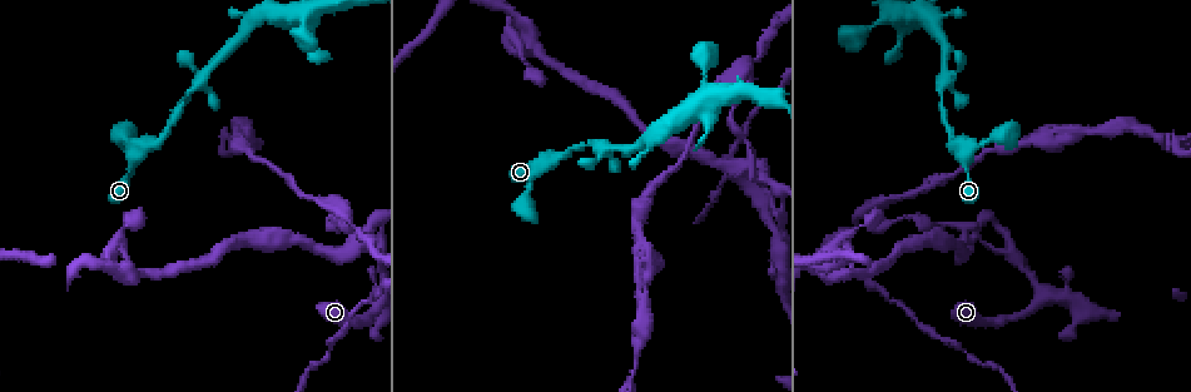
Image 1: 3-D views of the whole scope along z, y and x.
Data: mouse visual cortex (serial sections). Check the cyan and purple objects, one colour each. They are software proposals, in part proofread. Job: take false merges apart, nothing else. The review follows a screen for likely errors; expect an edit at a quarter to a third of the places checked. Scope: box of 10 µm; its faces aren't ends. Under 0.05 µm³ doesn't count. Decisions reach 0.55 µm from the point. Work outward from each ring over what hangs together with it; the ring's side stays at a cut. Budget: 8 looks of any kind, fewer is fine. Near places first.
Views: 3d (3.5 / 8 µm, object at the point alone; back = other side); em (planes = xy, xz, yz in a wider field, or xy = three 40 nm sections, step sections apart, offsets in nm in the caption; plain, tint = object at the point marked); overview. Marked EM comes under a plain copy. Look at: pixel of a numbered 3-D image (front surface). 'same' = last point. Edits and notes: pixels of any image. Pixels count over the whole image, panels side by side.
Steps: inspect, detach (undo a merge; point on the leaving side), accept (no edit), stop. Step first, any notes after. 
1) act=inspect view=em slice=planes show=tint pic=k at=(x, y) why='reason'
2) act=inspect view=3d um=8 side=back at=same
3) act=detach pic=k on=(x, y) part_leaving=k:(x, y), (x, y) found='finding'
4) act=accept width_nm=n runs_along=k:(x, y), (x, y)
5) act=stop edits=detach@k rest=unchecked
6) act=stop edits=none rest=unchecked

act=inspect view=3d um=3.5 pic=1 at=(947, 80) why='abrupt turn'

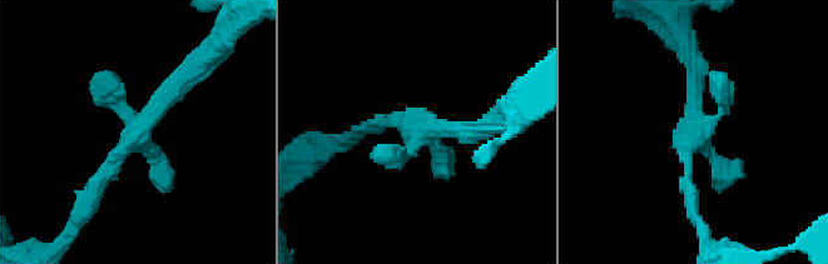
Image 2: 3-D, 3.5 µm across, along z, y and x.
act=inspect view=em slice=xy step=5 show=tint pic=2 at=(141, 133) why='need the tissue'

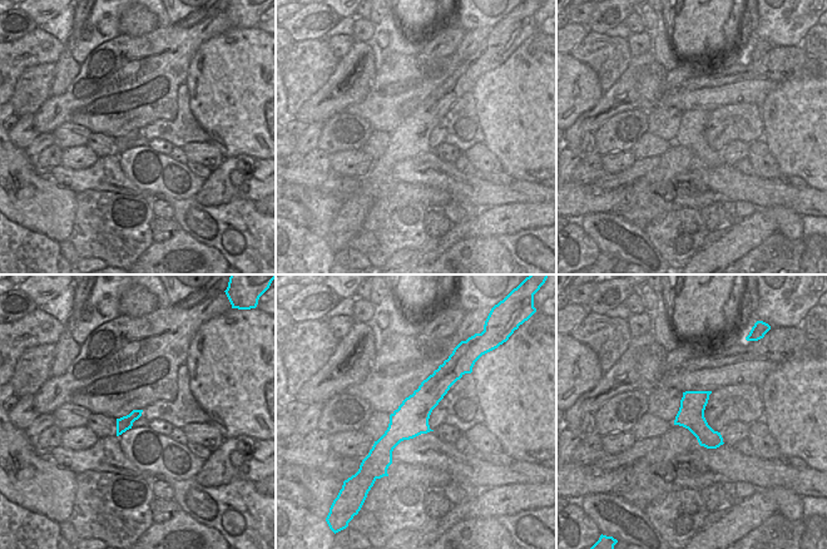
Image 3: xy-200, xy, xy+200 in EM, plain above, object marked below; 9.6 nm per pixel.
act=inspect view=em slice=xy step=2 show=tint at=same

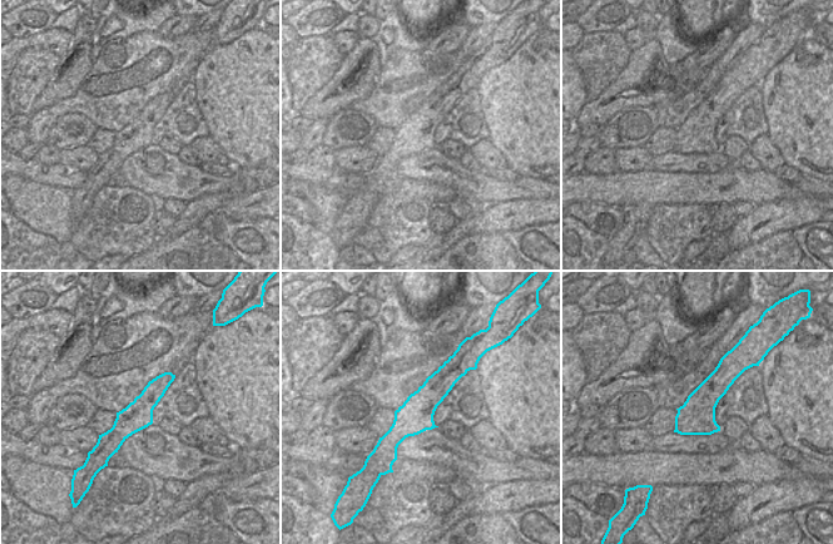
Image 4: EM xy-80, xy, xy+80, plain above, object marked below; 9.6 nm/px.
act=accept found='one cell here'

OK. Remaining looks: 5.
act=inspect view=3d um=8 pic=1 at=(712, 109) why='abrupt turn'

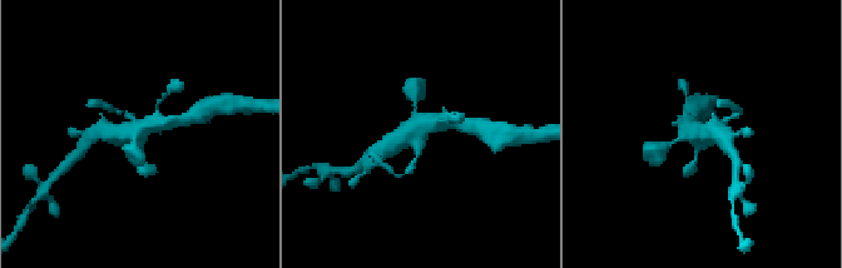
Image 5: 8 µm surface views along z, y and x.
act=inspect view=3d um=3.5 at=same

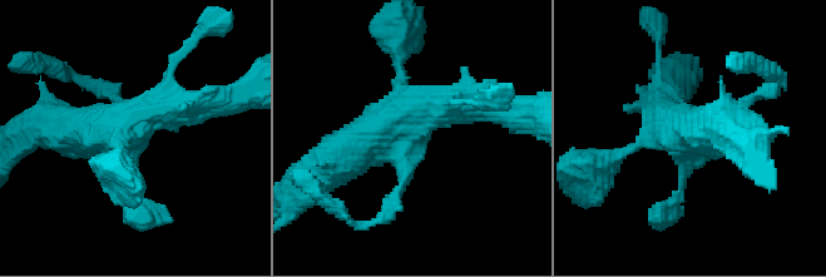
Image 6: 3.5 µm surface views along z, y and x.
act=inspect view=em slice=xy step=3 show=tint pic=6 at=(407, 134)

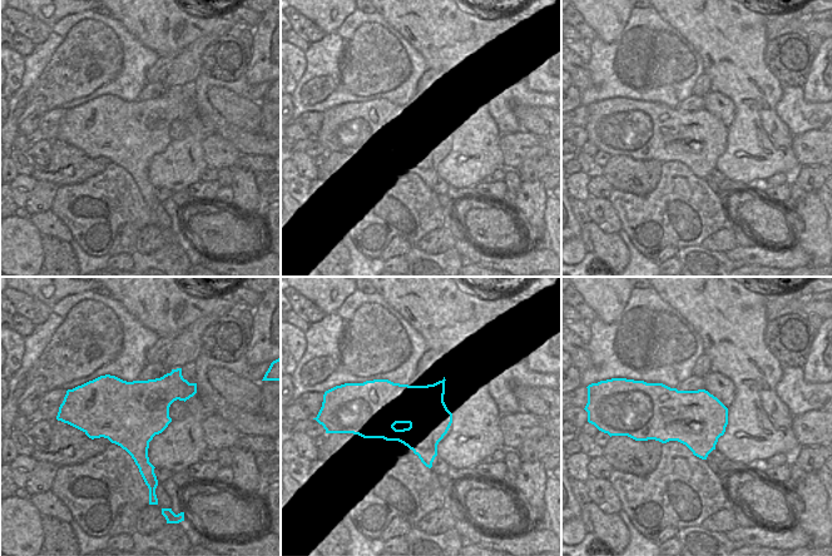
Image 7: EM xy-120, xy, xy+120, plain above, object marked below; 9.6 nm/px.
act=accept runs_along=6:(70, 128), (120, 128), (132, 217) found='one cell here'

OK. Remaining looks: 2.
act=inspect view=3d um=8 pic=1 at=(759, 167) why='thin neck'

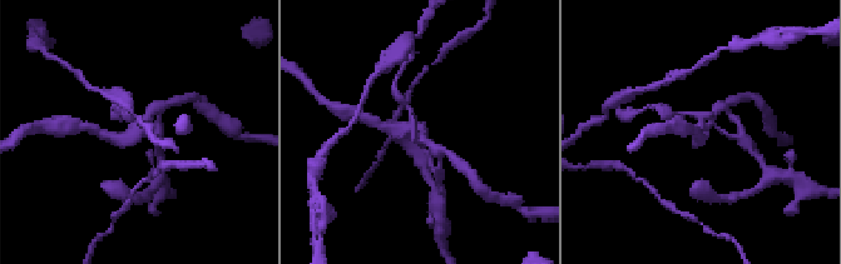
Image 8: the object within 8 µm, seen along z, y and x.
act=inspect view=em slice=xy step=1 show=tint at=same arms=3 arm_widths_nm=150,250,350

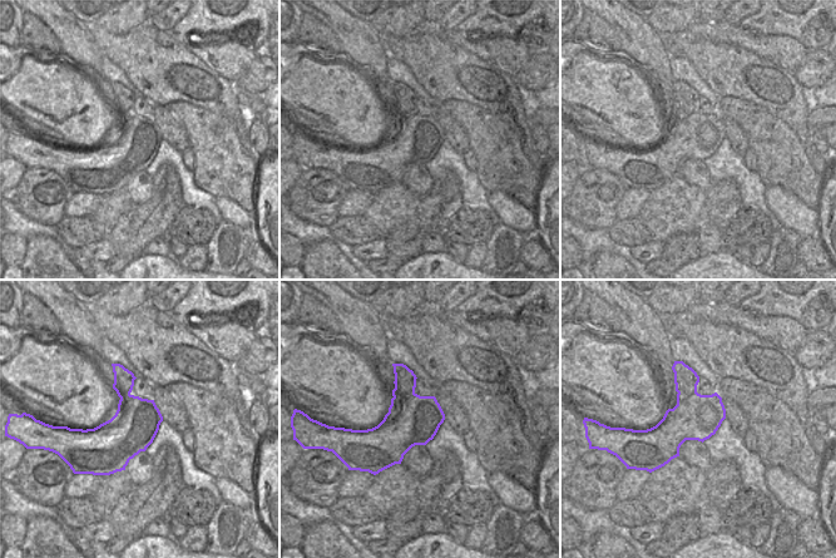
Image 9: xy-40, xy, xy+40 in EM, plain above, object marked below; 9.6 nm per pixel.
act=detach pic=8 on=(127, 140) part_leaving=8:(439, 172), (440, 158), (429, 142) found='a second cell is stuck on'

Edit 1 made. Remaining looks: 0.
act=stop edits=detach@8 rest=unchecked

